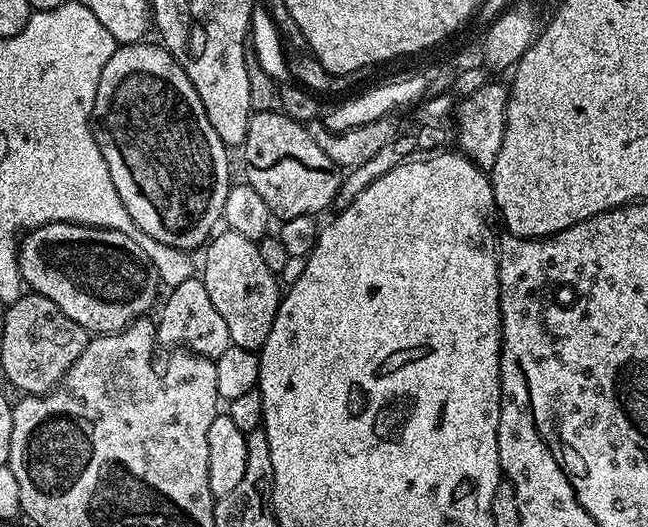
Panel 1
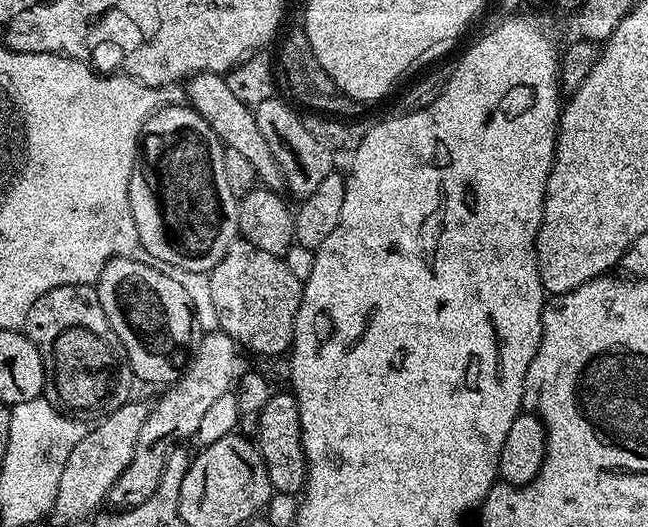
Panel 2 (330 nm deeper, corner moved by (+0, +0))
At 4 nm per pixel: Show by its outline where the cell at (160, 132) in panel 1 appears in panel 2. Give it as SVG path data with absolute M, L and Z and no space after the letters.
M184 104L157 108L142 126L138 149L142 163L130 175L130 210L134 214L134 226L138 226L140 244L149 257L153 256L153 261L161 260L156 262L169 264L164 266L180 272L208 274L237 239L240 206L226 182L224 149L210 125L191 106Z

